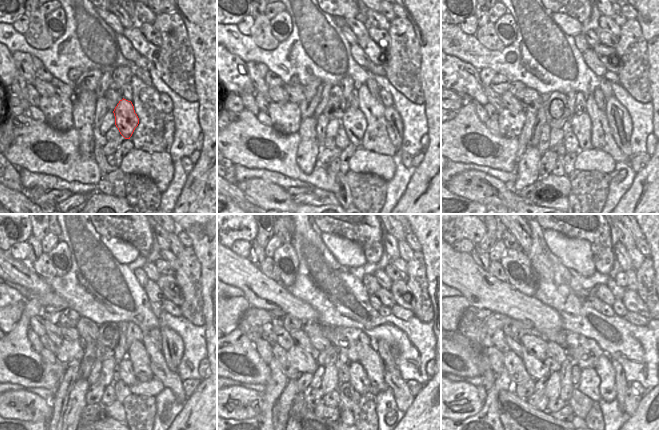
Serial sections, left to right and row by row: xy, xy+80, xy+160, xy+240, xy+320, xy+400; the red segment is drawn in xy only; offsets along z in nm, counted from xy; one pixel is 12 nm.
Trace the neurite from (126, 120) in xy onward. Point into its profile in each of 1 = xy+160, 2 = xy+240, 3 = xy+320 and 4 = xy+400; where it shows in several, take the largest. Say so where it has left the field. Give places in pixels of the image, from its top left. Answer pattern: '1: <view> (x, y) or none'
1: xy+160 (580, 125)
2: xy+240 (136, 353)
3: xy+320 (372, 363)
4: xy+400 (607, 388)

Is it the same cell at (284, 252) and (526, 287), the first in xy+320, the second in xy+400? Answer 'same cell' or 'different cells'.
same cell

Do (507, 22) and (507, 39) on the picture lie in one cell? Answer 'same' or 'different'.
same

